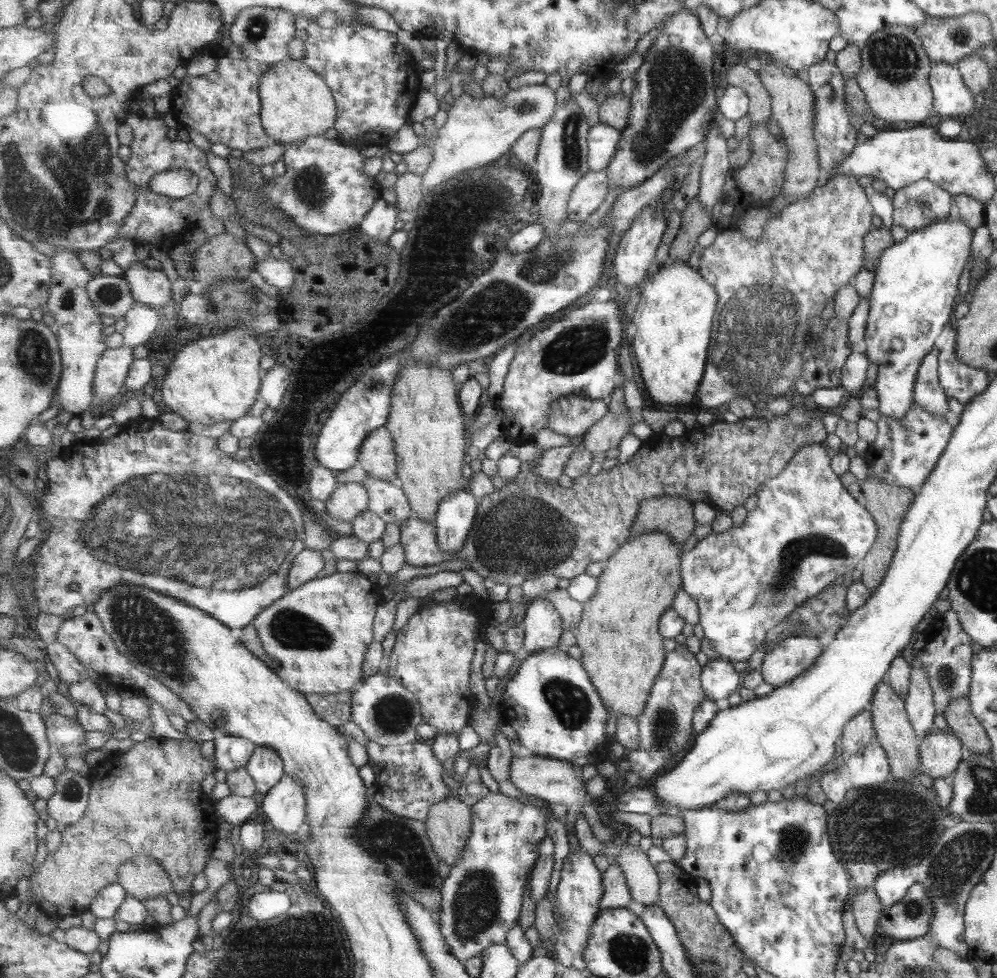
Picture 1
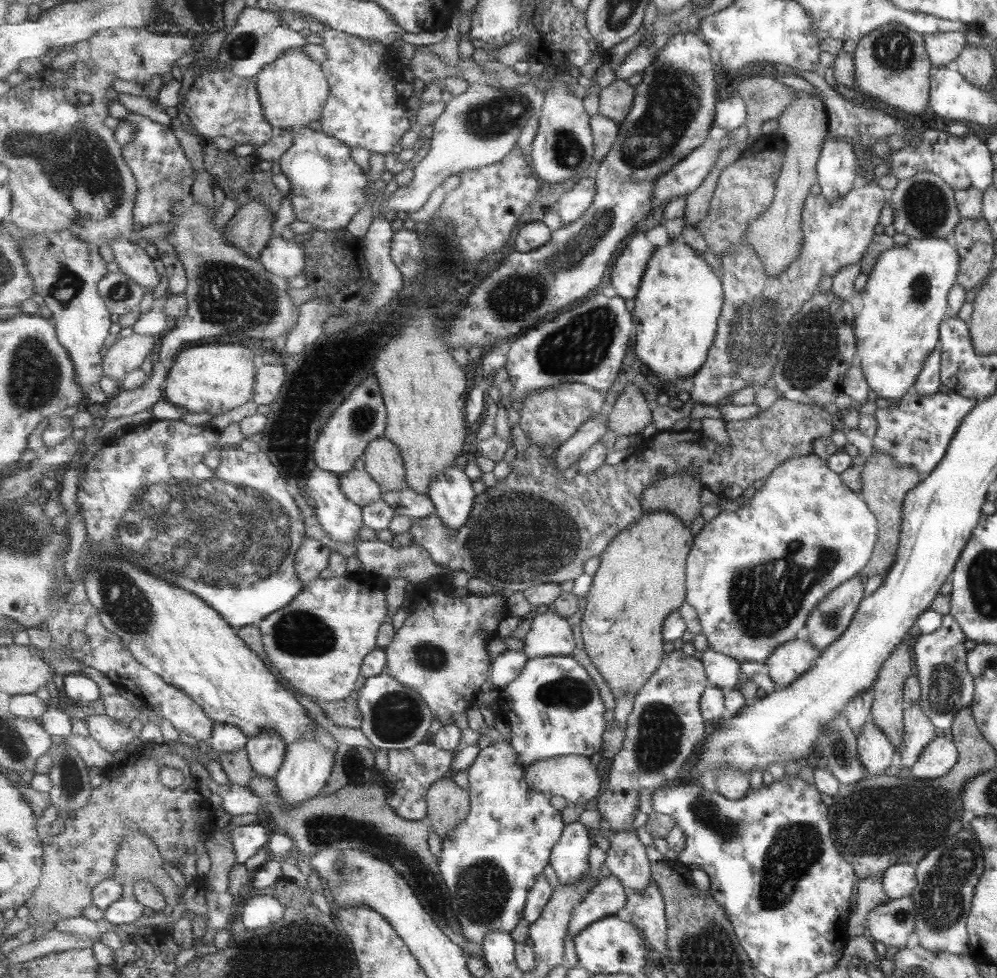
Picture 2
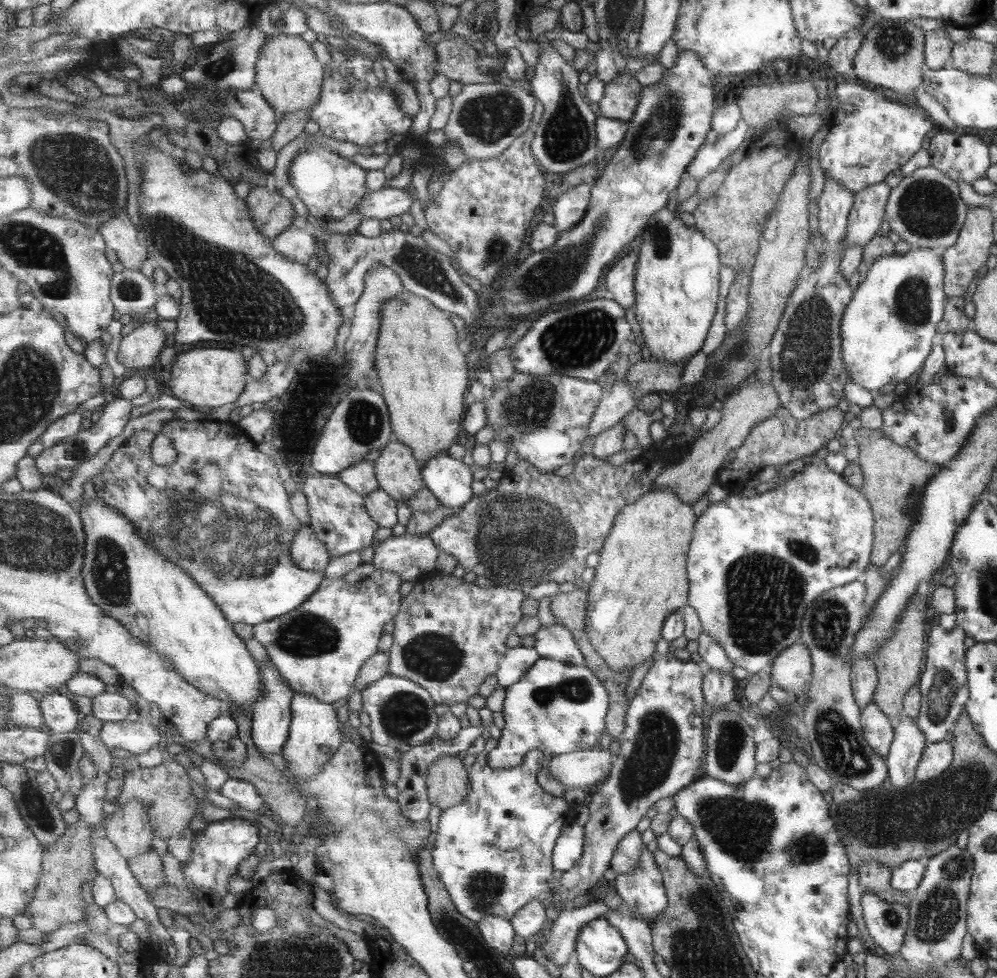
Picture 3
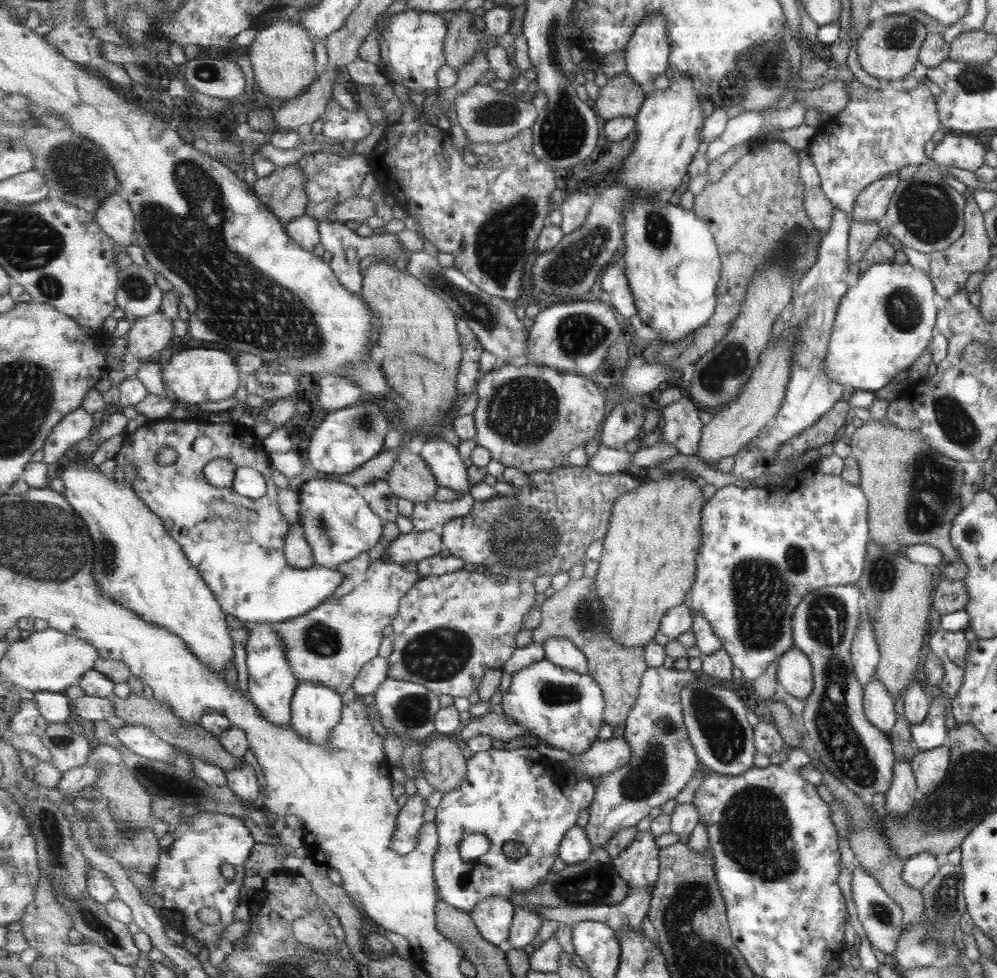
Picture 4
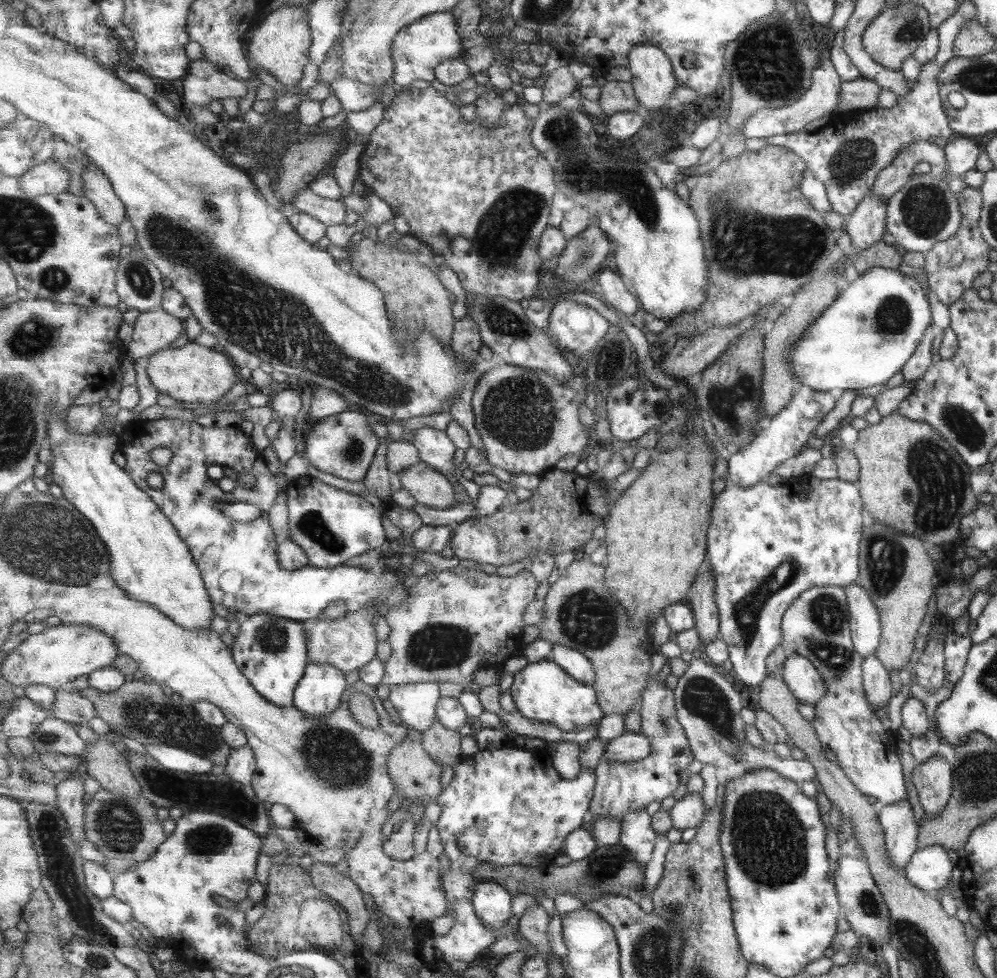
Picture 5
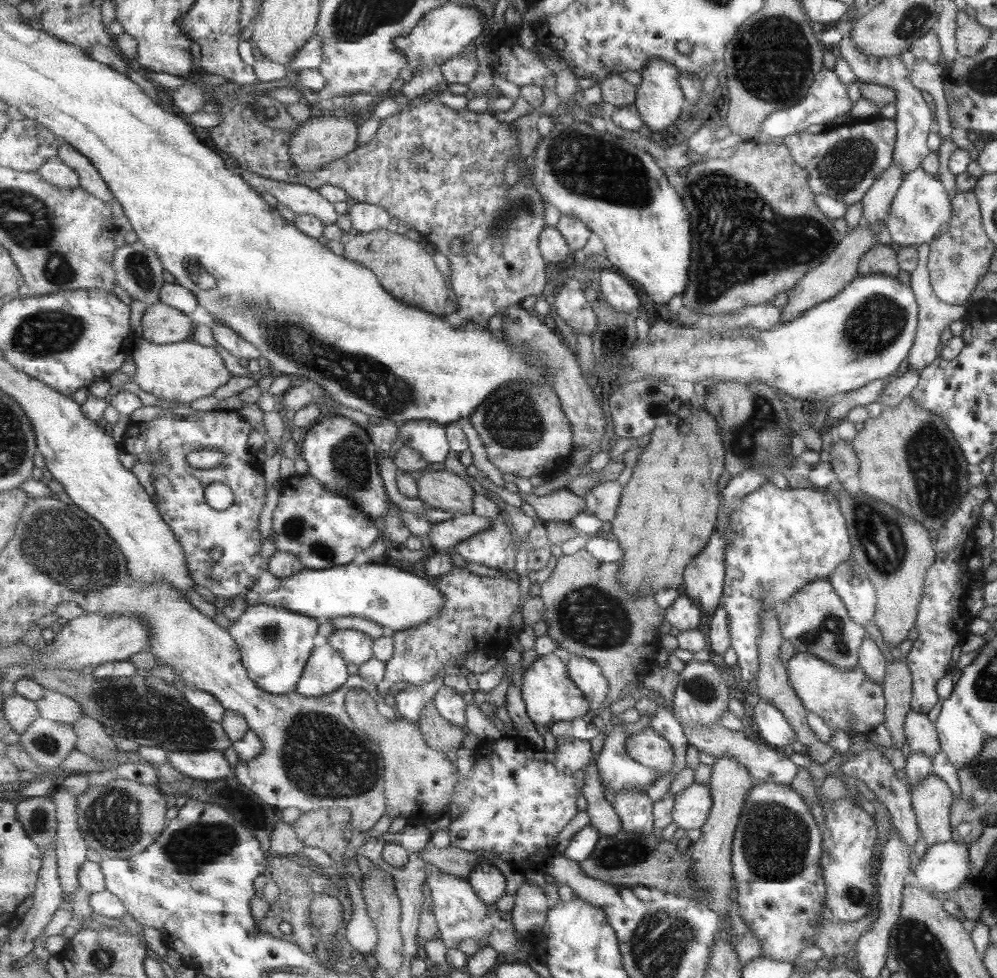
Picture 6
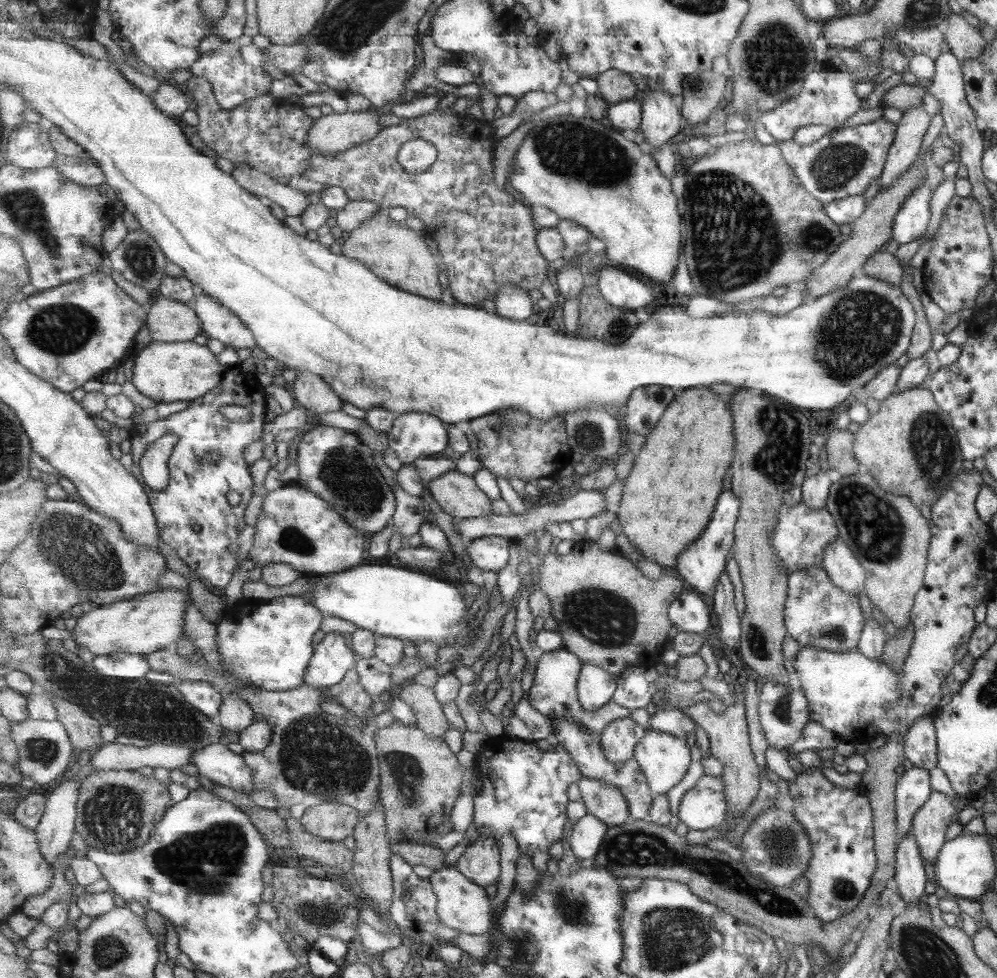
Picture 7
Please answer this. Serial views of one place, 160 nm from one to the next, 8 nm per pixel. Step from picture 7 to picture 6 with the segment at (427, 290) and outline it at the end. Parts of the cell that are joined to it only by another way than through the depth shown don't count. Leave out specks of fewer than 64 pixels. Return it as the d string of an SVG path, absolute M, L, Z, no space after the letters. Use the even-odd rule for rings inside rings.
M384 228L370 233L358 233L345 244L344 256L370 267L395 298L441 317L447 317L450 313L450 300L447 294L450 279L437 270L430 247L424 241L411 241L404 235L395 233L392 228ZM371 244L375 244L380 250L374 249Z

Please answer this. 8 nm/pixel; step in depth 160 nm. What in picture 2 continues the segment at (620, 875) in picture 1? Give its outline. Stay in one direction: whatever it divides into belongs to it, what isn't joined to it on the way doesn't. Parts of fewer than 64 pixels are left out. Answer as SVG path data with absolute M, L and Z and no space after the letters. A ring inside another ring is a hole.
M613 874L600 878L581 904L575 907L567 935L576 937L591 924L613 916L626 908L630 890Z

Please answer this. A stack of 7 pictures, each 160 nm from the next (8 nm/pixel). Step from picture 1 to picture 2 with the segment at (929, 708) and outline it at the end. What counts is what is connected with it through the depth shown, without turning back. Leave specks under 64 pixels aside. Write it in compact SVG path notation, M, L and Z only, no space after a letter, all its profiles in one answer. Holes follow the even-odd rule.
M918 700L905 707L905 711L902 713L902 724L905 733L902 738L902 747L897 750L894 759L894 764L898 768L911 766L923 747L938 735L937 728L931 726L927 719Z

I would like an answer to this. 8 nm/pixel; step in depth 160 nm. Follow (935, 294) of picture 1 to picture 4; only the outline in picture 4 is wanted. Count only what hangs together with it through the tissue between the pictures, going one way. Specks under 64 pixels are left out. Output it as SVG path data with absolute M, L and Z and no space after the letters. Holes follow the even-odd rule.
M885 262L870 266L858 275L857 283L847 290L839 303L824 357L826 375L845 388L851 387L872 393L881 390L885 384L891 382L893 376L897 376L897 372L907 370L913 364L913 360L917 360L917 356L928 348L935 314L938 314L938 310L933 306L933 283L925 271L913 268L909 263Z

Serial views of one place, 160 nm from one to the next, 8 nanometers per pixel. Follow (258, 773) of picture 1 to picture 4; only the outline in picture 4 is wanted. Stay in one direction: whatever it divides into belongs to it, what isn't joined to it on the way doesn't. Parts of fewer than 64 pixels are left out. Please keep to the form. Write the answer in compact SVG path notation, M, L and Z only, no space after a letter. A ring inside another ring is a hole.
M254 624L249 626L249 637L245 646L247 654L247 667L249 670L248 686L250 700L258 710L261 710L262 717L278 726L292 724L292 700L295 691L300 685L300 680L295 678L293 666L290 659L286 657L286 646L279 636L274 624Z

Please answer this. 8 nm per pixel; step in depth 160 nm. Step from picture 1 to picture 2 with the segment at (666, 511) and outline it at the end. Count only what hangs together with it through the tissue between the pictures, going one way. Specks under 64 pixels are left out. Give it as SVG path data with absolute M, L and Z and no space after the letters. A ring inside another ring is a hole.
M679 473L665 478L647 489L640 502L640 510L645 515L655 511L667 511L679 516L690 527L701 516L701 491L705 489L703 480L695 473Z

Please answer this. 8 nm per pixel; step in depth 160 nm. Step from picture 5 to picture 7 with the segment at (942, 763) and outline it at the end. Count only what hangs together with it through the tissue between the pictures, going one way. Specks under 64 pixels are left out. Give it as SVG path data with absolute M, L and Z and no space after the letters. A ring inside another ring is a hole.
M937 791L931 792L929 800L916 811L911 828L922 860L933 864L937 860L937 854L945 842L945 830L951 824L953 814L956 814L956 809L951 805L951 800Z

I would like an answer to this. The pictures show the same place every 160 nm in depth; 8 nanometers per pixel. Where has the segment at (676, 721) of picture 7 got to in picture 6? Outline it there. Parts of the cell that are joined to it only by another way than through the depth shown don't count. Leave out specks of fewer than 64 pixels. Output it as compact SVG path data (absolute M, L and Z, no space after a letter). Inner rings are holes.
M683 725L682 730L688 742L700 752L714 756L716 760L717 758L725 758L730 755L737 762L741 762L743 766L747 767L747 770L750 770L751 776L754 778L754 784L760 785L761 783L771 781L789 785L791 780L793 780L793 776L797 774L797 765L793 764L789 757L782 754L780 749L764 744L762 740L759 743L755 743L753 740L749 740L743 732L734 732L721 725L695 728Z

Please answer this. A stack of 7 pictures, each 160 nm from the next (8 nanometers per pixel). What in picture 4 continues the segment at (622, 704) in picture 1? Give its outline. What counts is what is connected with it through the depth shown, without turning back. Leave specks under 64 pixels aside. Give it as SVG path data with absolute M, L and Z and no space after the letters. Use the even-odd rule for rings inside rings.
M677 470L657 482L645 480L632 493L625 493L612 510L610 530L603 539L597 584L599 599L605 603L610 638L627 648L645 647L661 631L663 617L668 610L683 605L698 575L697 558L702 546L703 483L693 472Z

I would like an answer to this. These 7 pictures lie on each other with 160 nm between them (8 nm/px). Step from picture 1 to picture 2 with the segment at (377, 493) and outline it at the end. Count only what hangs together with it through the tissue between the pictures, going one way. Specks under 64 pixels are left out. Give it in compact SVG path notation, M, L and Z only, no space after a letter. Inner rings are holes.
M410 487L395 492L383 490L381 499L389 504L389 507L398 516L409 517L411 520L423 519L437 514L433 499L428 495L419 494L419 492Z

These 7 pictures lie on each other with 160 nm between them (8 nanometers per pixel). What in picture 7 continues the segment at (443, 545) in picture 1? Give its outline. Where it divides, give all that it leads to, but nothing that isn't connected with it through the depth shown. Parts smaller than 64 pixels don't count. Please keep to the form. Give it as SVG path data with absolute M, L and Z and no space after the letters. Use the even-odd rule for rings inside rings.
M423 412L397 415L387 436L388 447L403 465L443 456L450 444L449 426L441 418Z

